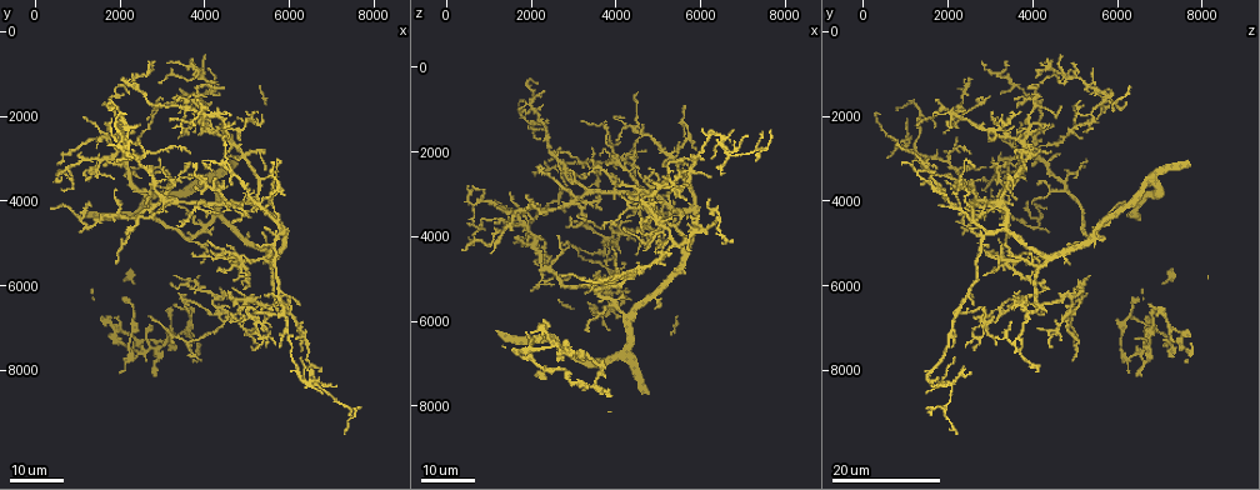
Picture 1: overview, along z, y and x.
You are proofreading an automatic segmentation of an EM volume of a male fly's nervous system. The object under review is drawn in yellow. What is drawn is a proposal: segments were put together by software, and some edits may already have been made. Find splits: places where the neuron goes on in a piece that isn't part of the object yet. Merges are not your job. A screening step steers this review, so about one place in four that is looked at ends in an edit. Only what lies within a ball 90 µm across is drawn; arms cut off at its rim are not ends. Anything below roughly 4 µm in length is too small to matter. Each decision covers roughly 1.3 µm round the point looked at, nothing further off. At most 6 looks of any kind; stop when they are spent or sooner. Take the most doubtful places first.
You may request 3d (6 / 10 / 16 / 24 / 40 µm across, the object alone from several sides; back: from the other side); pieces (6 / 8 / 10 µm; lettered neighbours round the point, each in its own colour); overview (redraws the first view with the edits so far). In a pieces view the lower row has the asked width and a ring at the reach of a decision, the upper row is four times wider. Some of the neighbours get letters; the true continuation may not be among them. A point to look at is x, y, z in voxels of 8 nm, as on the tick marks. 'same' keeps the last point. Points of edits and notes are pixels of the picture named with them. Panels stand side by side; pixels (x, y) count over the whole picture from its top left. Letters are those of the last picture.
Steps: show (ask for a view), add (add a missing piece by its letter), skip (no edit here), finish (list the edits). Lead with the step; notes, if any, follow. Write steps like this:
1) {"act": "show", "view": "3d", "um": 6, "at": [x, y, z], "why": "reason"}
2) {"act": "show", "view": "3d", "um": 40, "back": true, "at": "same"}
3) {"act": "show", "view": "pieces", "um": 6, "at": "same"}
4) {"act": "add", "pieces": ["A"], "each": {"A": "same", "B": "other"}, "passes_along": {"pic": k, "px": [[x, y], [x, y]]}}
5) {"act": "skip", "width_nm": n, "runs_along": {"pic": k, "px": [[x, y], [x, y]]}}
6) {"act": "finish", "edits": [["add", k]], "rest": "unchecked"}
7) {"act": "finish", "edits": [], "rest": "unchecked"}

{"act": "show", "view": "3d", "um": 24, "at": [5200, 4300, 2950], "why": "an open end"}

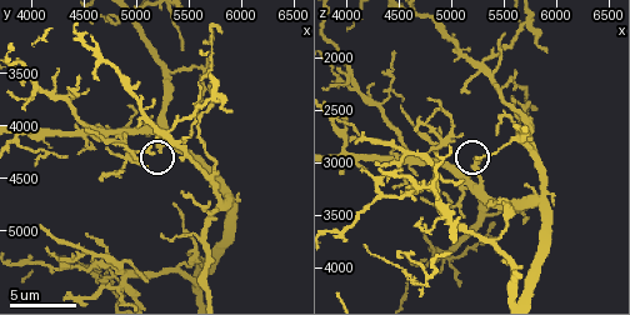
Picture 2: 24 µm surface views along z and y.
{"act": "show", "view": "pieces", "um": 8, "at": "same", "why": "what lies round it"}

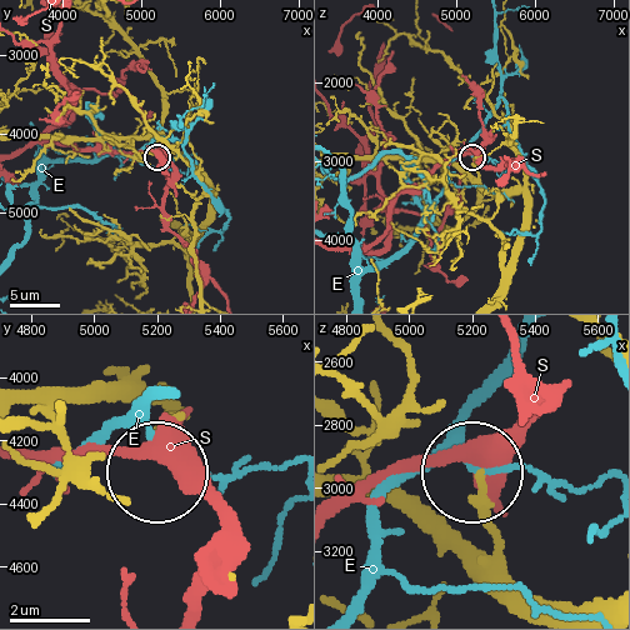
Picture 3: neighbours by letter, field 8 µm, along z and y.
{"act": "skip", "each": {"E": "other", "S": "other"}, "found": "no lettered piece goes on from it"}

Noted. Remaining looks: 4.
{"act": "show", "view": "3d", "um": 24, "at": [1700, 3100, 4050], "why": "thin end"}

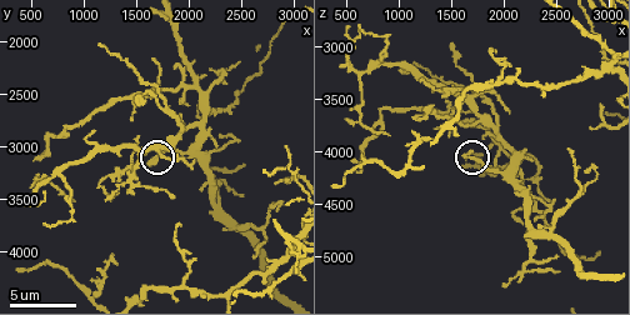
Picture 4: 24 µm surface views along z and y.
{"act": "show", "view": "pieces", "um": 6, "at": [1620, 3160, 4060], "why": "see the neighbours"}

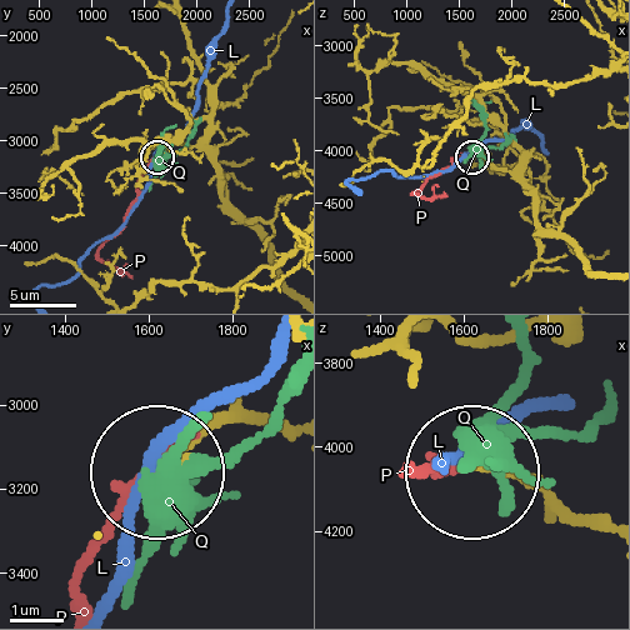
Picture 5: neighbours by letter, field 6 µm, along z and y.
{"act": "skip", "each": {"L": "other", "P": "other", "Q": "other"}, "found": "no lettered piece goes on from it"}

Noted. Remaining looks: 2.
{"act": "show", "view": "3d", "um": 16, "at": [1950, 3750, 3050], "why": "branch stops here"}

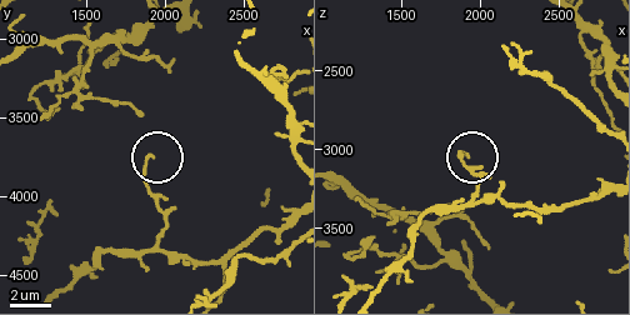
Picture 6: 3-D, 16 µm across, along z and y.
{"act": "show", "view": "pieces", "um": 8, "at": [1900, 3740, 3040], "why": "see the neighbours"}

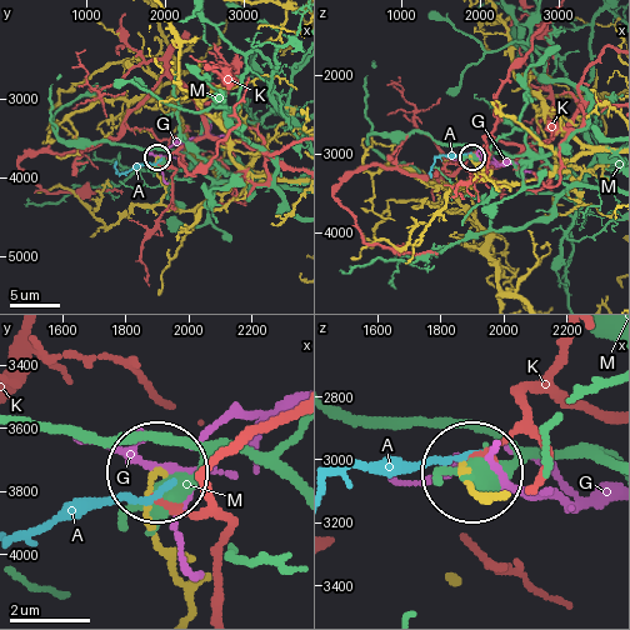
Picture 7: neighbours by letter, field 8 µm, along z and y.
{"act": "skip", "each": {"A": "other", "G": "other", "K": "other", "M": "other"}, "found": "none of them fits"}

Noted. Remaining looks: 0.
{"act": "finish", "edits": [], "rest": "unchecked"}

